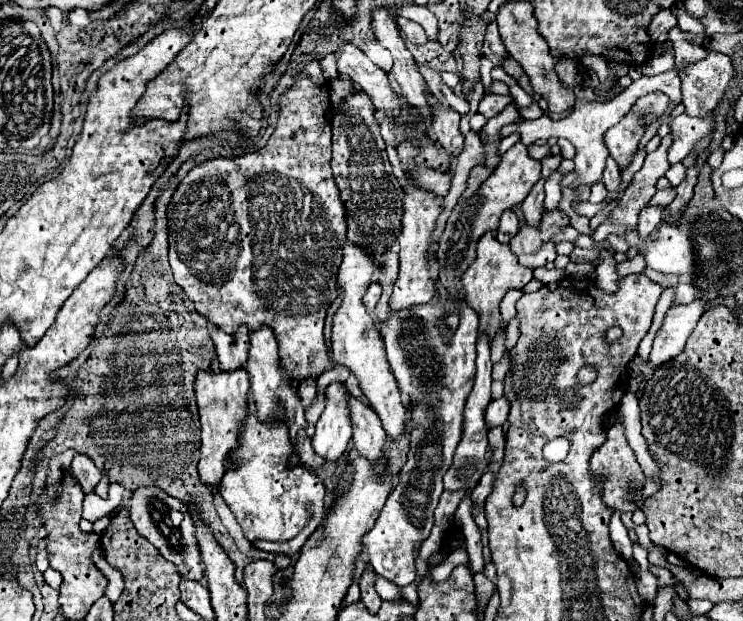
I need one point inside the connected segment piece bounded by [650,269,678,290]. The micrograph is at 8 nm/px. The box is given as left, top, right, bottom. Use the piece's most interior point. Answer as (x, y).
(665, 280)

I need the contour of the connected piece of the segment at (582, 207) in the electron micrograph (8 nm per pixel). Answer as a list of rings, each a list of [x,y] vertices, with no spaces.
[[[604,201],[601,204],[592,204],[590,202],[579,203],[579,215],[585,216],[588,219],[594,217],[600,210],[603,209],[604,205],[608,203]]]

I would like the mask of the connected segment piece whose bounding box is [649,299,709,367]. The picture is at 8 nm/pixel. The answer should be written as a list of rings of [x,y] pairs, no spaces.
[[[697,299],[689,305],[671,305],[661,329],[655,335],[653,341],[653,349],[651,349],[651,365],[659,365],[665,363],[669,359],[673,359],[675,355],[679,355],[687,343],[687,337],[693,333],[699,317],[703,315],[703,311],[707,309],[707,301]]]

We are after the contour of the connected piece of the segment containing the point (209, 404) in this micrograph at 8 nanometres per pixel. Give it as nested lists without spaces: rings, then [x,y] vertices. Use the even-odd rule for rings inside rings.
[[[243,367],[233,371],[197,371],[195,375],[195,401],[199,409],[201,421],[201,459],[199,459],[199,475],[201,481],[209,487],[217,487],[221,475],[225,473],[225,459],[229,451],[237,445],[239,427],[243,419],[243,411],[247,409],[247,391],[249,377]]]

